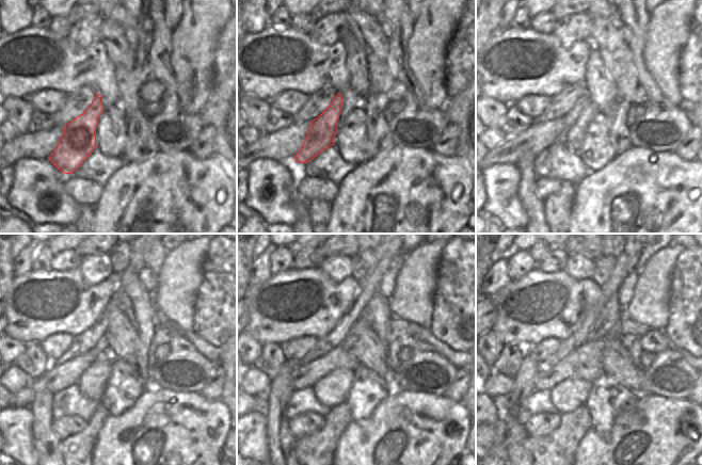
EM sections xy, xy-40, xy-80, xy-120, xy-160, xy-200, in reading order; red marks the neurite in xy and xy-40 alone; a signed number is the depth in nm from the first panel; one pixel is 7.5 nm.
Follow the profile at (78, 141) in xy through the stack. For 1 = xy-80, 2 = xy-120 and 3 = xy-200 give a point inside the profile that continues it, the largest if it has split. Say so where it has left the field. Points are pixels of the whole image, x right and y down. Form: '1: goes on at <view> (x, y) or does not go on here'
1: goes on at xy-80 (572, 116)
2: goes on at xy-120 (102, 343)
3: goes on at xy-200 (607, 321)

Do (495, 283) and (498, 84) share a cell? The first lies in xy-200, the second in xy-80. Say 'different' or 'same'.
different

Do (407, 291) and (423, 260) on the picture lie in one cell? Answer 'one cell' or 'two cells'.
one cell

